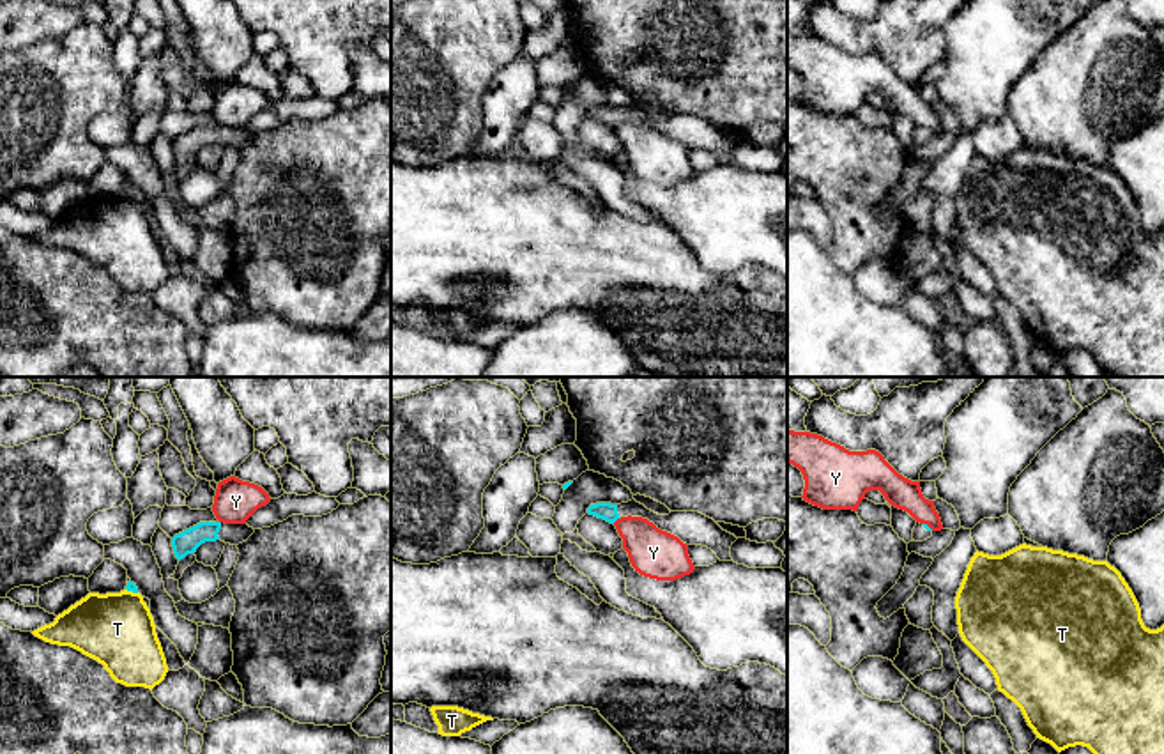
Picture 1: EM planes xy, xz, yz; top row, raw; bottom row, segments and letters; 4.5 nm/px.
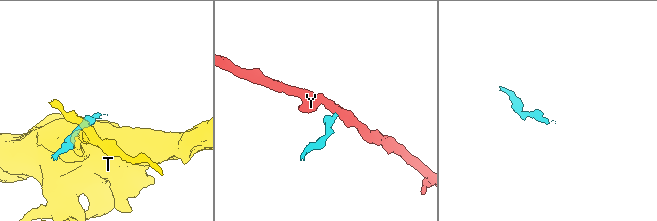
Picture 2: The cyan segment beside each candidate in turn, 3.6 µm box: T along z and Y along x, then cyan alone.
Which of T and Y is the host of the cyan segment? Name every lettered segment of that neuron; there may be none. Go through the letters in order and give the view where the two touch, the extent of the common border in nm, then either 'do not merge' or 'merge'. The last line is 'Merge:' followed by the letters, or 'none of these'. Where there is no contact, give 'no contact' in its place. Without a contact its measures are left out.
T: contact in xy; length 60 nm; do not merge
Y: contact in xz; length 50 nm; do not merge
Merge: none of these

